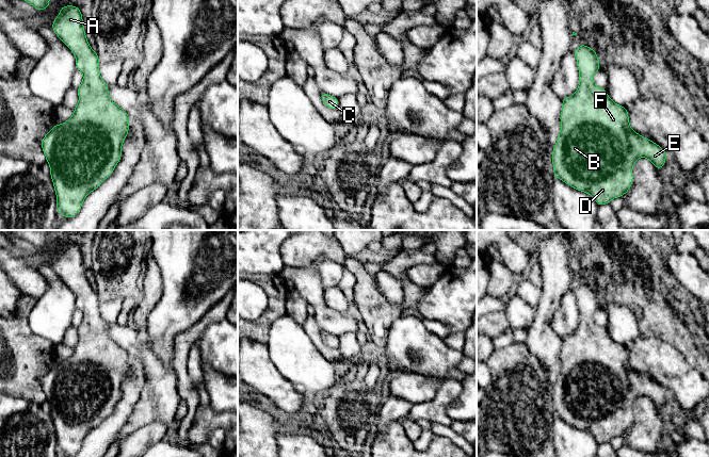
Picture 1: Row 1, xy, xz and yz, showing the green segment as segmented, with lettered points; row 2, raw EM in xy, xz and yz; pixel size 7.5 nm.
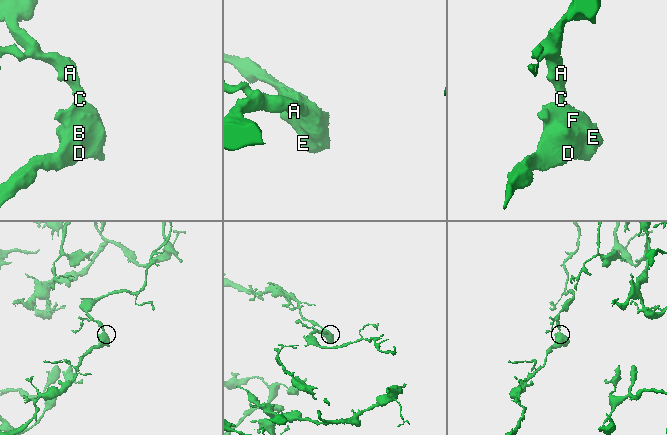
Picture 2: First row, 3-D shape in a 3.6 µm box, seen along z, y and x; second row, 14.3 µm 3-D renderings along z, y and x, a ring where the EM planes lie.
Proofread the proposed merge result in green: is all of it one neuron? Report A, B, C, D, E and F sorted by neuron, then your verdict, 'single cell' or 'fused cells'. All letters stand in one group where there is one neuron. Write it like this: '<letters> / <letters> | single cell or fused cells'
A B C D E F | single cell

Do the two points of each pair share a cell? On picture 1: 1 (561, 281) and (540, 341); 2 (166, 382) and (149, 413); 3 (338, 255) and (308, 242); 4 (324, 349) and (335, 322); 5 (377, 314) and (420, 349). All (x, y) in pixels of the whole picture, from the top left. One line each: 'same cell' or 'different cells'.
1: same cell
2: same cell
3: same cell
4: different cells
5: different cells

